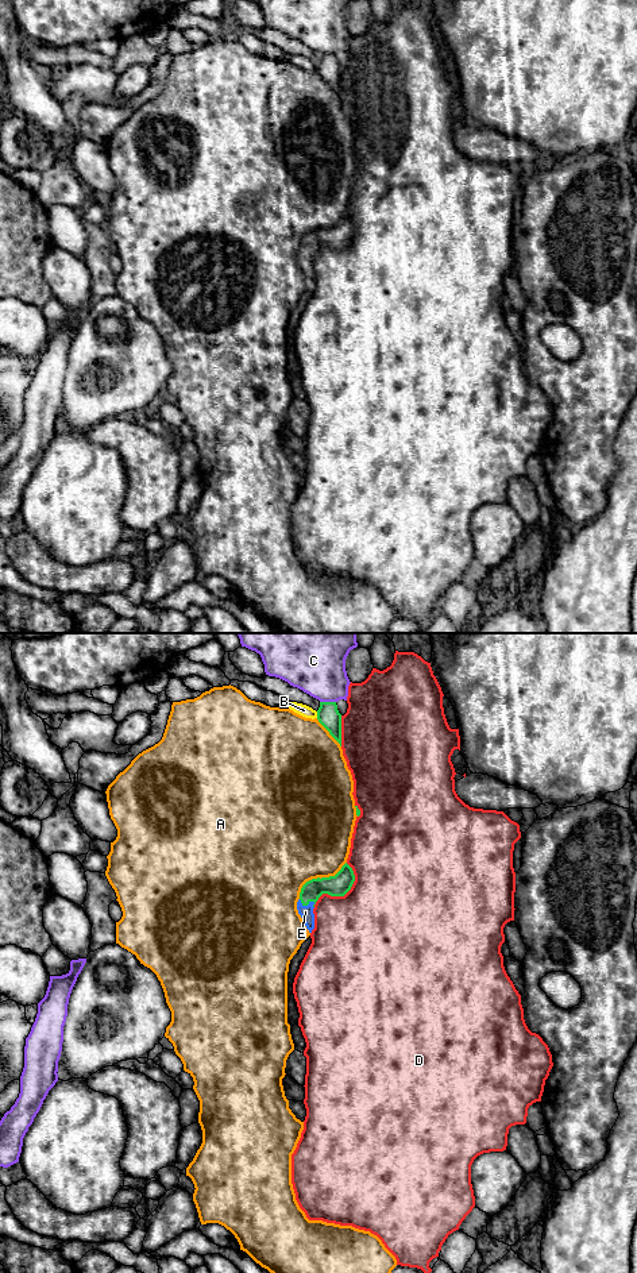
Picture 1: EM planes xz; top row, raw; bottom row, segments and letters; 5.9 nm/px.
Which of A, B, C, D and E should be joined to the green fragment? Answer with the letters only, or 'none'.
E

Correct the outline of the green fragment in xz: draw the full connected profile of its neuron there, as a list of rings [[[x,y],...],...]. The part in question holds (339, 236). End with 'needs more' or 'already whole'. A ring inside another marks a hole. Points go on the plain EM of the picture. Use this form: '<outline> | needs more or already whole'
[[[345,215],[335,228],[312,231],[302,238],[300,251],[297,254],[297,262],[309,285],[314,281],[313,258],[318,250],[323,246],[344,248],[351,242],[354,234],[354,223]]] | needs more

